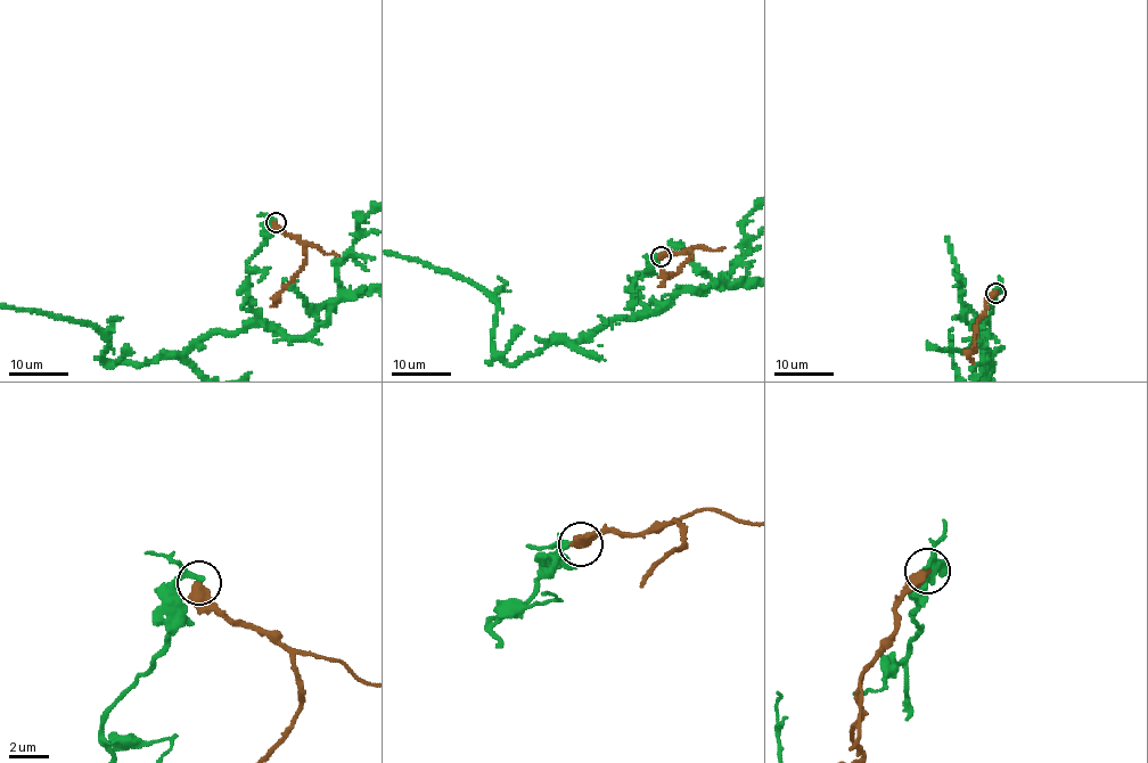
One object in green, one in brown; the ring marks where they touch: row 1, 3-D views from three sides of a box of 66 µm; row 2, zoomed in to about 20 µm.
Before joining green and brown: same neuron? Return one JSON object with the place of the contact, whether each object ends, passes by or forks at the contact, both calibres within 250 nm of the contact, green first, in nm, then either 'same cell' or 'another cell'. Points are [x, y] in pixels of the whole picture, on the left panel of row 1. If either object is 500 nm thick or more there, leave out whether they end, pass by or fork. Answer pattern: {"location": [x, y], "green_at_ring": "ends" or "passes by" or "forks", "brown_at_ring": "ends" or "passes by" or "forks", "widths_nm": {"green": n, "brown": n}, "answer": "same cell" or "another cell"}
{"location": [276, 222], "widths_nm": {"green": 190, "brown": 550}, "answer": "another cell"}

